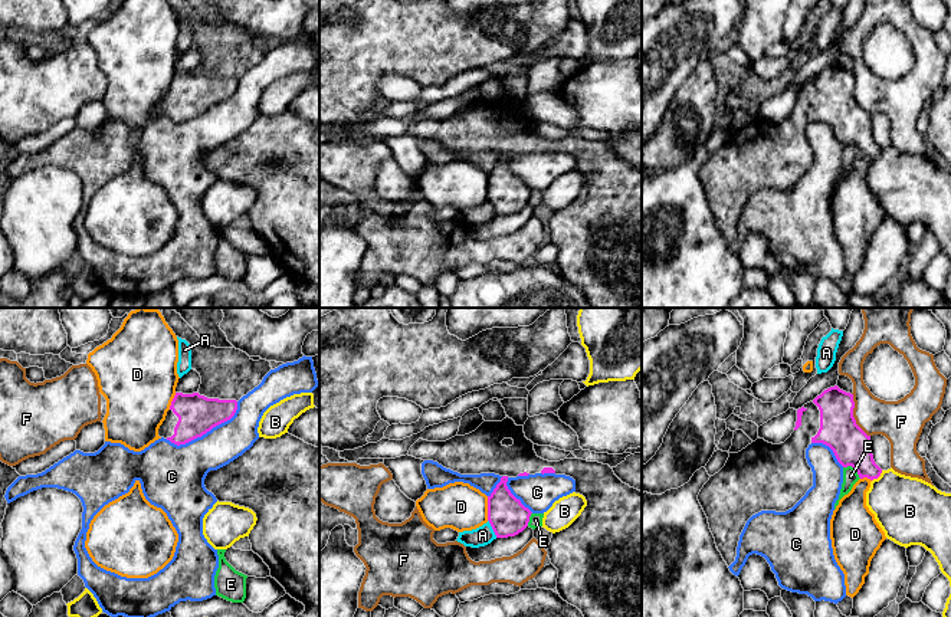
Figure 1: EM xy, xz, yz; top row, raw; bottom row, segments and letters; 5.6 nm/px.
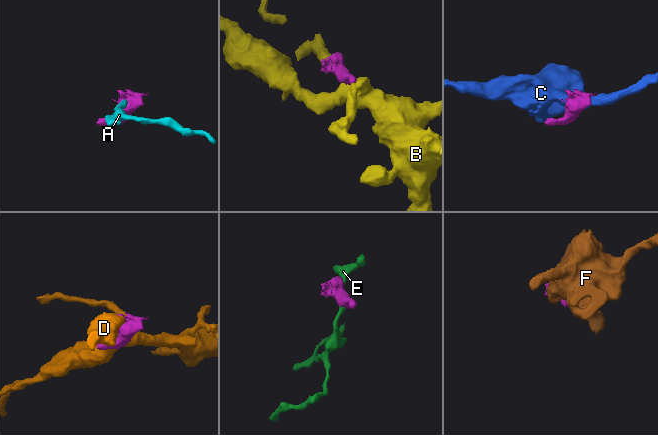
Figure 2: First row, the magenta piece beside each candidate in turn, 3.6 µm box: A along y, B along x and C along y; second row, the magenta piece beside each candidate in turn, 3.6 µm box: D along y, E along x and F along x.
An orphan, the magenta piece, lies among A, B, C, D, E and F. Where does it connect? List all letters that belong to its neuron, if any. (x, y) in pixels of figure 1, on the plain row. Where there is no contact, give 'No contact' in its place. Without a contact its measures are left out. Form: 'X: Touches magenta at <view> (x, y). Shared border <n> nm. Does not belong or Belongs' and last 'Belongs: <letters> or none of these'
A: Touches magenta at xz (492, 206). Shared border 120 nm. Does not belong
B: Touches magenta at yz (878, 154). Shared border 90 nm. Does not belong
C: Touches magenta at xy (206, 110). Shared border 460 nm. Does not belong
D: Touches magenta at xz (488, 186). Shared border 140 nm. Does not belong
E: Touches magenta at yz (853, 144). Shared border 120 nm. Does not belong
F: Touches magenta at yz (852, 92). Shared border 260 nm. Does not belong
Belongs: none of these

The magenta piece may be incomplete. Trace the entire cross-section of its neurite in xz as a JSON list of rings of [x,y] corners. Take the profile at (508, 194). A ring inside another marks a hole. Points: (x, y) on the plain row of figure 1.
[[[508,93],[502,99],[483,99],[475,109],[455,114],[446,119],[419,116],[409,128],[409,134],[433,138],[460,152],[495,151],[501,160],[488,174],[488,198],[496,216],[515,214],[529,200],[531,188],[517,177],[506,164],[509,155],[535,151],[565,152],[575,158],[575,171],[586,175],[587,184],[565,207],[552,211],[547,233],[558,247],[557,269],[568,282],[577,285],[594,308],[642,308],[642,170],[623,161],[609,142],[583,137],[548,140],[537,134],[534,121],[525,115],[524,104],[517,104]]]

